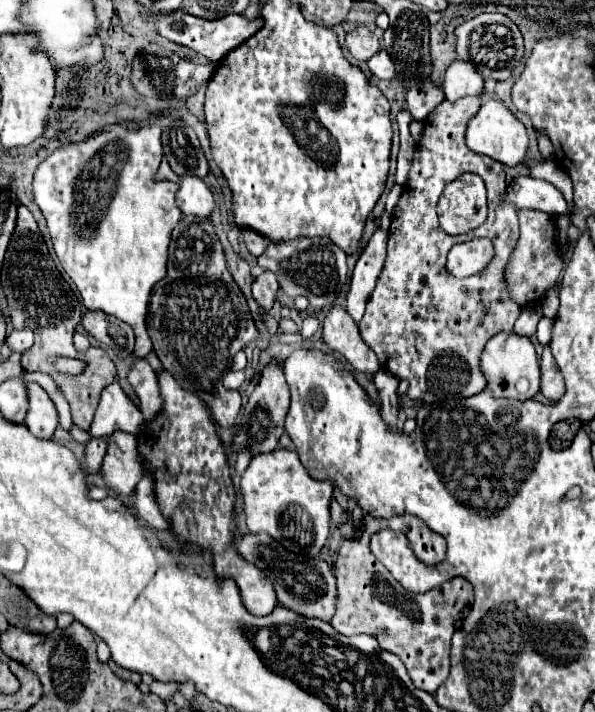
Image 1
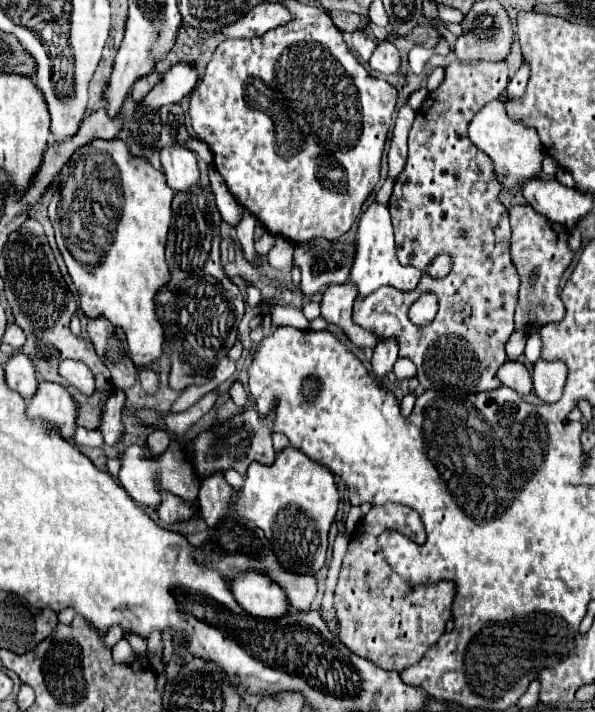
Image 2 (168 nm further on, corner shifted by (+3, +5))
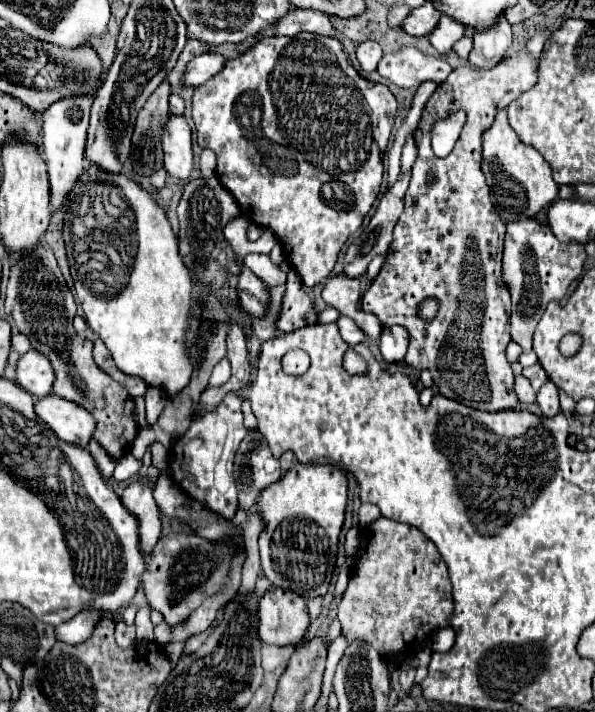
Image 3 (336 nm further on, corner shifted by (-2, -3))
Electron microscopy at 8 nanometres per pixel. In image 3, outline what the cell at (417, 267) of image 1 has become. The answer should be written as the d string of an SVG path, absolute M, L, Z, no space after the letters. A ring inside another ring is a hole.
M516 52L504 58L492 70L478 70L472 66L456 68L448 76L448 80L436 88L414 132L418 146L418 160L412 166L412 180L410 188L406 190L404 212L394 226L386 264L362 298L362 310L374 314L382 322L382 326L390 328L394 324L400 324L408 328L410 348L406 354L406 364L412 370L418 372L428 370L434 376L434 384L438 386L438 392L442 396L462 402L476 410L494 412L504 408L518 408L518 398L514 394L514 374L510 362L506 360L506 348L512 342L510 336L512 298L510 288L502 278L502 250L504 250L506 224L496 214L490 202L490 190L480 170L482 164L480 138L482 132L490 126L490 122L498 114L498 110L506 108L522 92L534 86L536 70L538 62L534 62L526 52ZM458 110L466 110L468 116L462 134L450 156L438 158L434 156L430 144L432 126L436 124L438 118L446 118ZM428 296L434 296L442 302L442 324L420 324L416 308Z

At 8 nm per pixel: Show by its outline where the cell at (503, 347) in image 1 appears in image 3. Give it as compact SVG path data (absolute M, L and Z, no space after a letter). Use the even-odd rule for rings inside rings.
M516 376L514 390L516 390L516 396L518 396L518 400L522 404L534 404L536 402L536 392L534 392L534 388L530 386L530 382L524 376Z

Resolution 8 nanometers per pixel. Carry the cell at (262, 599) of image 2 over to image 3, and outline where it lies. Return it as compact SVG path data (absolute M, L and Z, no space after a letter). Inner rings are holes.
M270 588L260 598L258 620L258 634L270 646L298 644L310 624L306 600L282 588Z

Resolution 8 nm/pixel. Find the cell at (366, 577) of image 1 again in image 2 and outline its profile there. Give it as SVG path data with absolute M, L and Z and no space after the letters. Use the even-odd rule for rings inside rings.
M403 504L373 506L369 514L361 518L351 536L335 588L335 608L339 616L339 636L345 646L359 656L377 662L377 666L385 670L401 672L409 664L419 662L445 632L445 624L451 618L455 584L445 580L429 586L417 586L413 582L405 582L399 574L389 574L389 564L377 546L377 538L385 530L407 534L409 540L425 544L425 528L413 508Z

